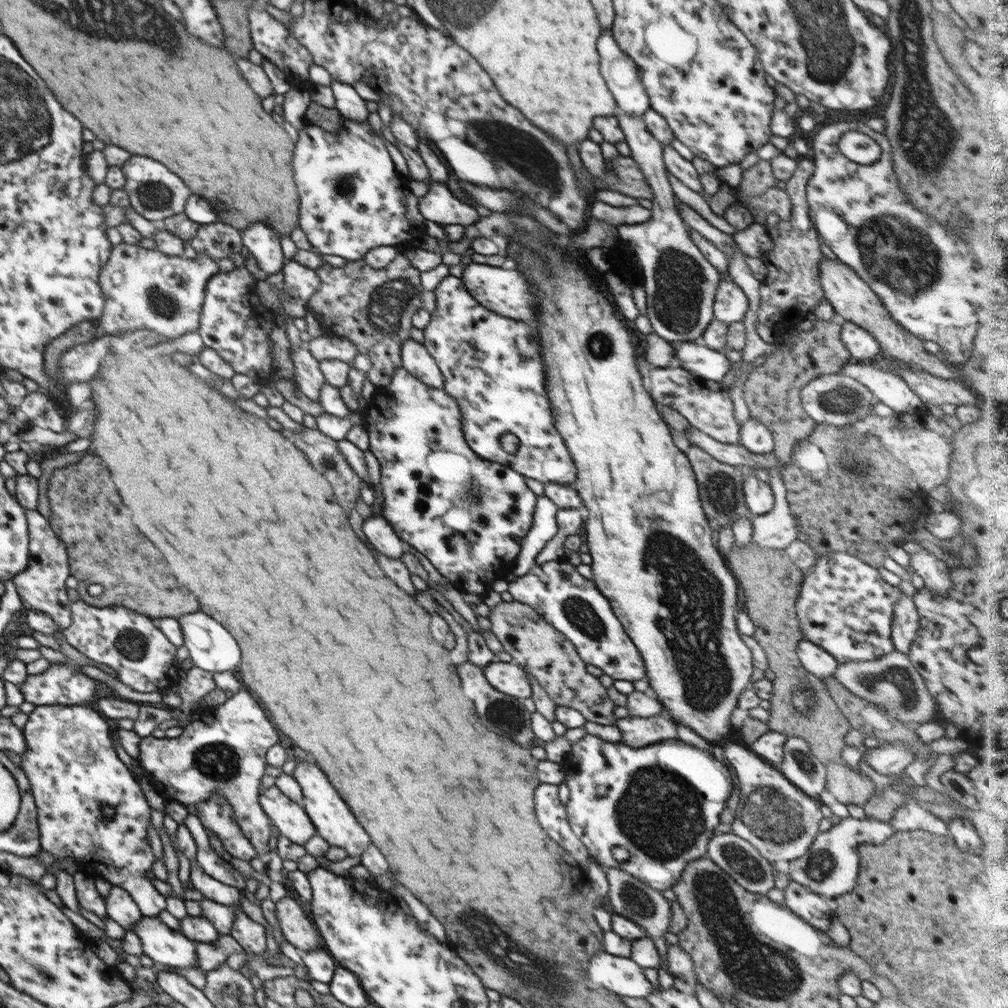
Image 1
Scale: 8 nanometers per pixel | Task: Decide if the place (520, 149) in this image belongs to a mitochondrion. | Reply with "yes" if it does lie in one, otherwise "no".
yes

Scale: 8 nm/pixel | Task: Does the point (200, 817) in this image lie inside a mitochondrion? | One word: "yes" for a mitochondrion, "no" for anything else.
no

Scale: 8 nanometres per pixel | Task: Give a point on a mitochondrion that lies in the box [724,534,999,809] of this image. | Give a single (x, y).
(894, 683)

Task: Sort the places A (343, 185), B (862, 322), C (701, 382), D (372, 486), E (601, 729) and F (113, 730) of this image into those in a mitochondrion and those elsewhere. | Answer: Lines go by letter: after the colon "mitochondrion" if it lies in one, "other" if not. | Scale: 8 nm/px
A: mitochondrion
B: other
C: other
D: other
E: other
F: other

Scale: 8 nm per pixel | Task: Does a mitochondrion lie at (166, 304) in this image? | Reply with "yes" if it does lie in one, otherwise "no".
yes

